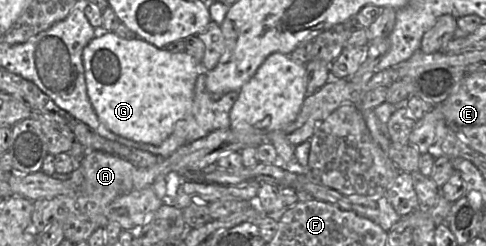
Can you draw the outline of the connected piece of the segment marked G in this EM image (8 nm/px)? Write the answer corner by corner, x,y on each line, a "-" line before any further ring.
107,32
99,38
93,38
84,48
83,65
92,107
99,120
116,135
159,146
173,133
176,123
192,111
201,65
187,52
172,53
138,37
122,38
114,32

